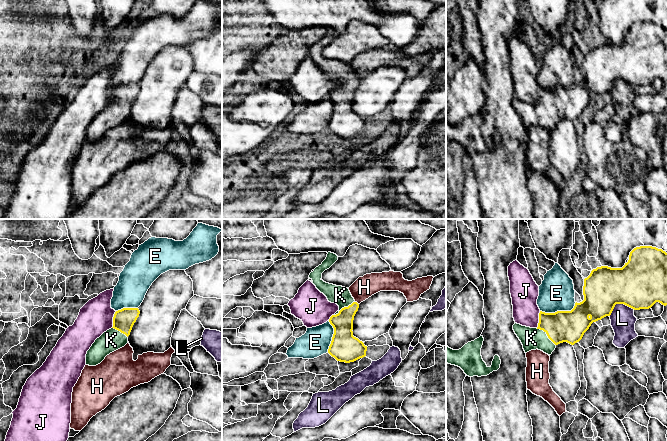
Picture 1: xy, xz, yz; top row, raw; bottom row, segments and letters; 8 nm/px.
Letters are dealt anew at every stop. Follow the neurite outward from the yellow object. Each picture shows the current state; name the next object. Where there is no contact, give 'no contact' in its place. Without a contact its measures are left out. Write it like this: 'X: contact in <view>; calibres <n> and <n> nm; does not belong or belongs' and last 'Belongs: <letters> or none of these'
E: contact in yz; calibres 260 and 280 nm; does not belong
H: contact in xz; calibres 160 and 180 nm; does not belong
J: contact in xy; calibres 170 and 280 nm; does not belong
K: contact in yz; calibres 260 and 180 nm; belongs
L: contact in yz; calibres 400 and 190 nm; does not belong
Belongs: K

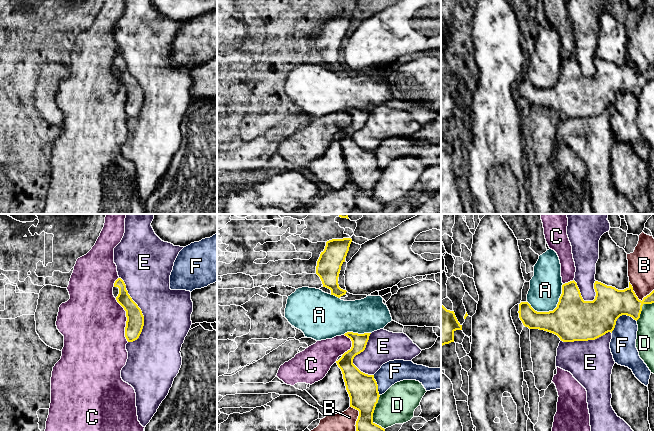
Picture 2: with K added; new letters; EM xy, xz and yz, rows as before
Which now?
A: contact in yz; calibres 340 and 260 nm; does not belong
B: contact in yz; calibres 260 and 200 nm; does not belong
C: contact in xy; calibres 140 and 480 nm; does not belong
D: contact in xz; calibres 240 and 280 nm; does not belong
E: contact in xy; calibres 140 and 380 nm; does not belong
F: contact in yz; calibres 300 and 200 nm; does not belong
Belongs: none of these

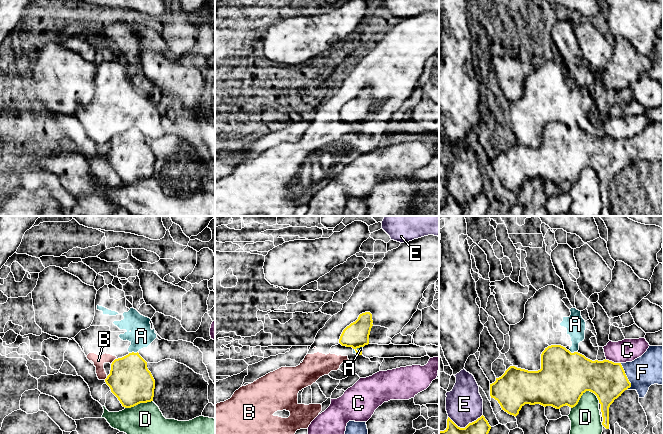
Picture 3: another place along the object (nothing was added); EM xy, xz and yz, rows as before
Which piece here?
A: contact in yz; calibres 400 and 160 nm; does not belong
B: contact in xy; calibres 340 and 90 nm; does not belong
C: contact in yz; calibres 300 and 190 nm; does not belong
D: contact in yz; calibres 400 and 240 nm; does not belong
E: contact in yz; calibres 130 and 300 nm; does not belong
F: contact in yz; calibres 300 and 280 nm; belongs
Belongs: F

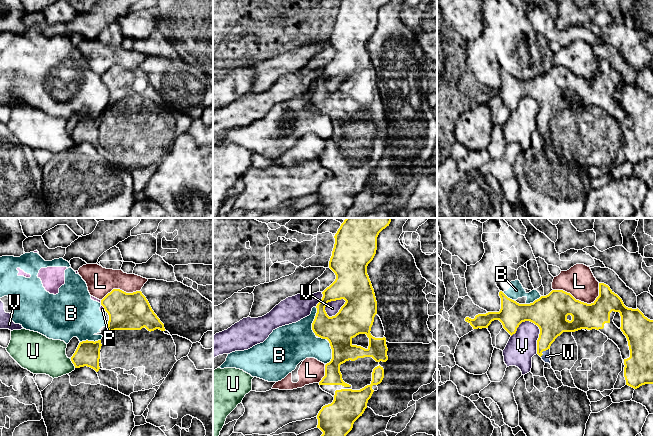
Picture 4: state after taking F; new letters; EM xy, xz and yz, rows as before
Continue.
B: contact in xz; calibres 240 and 320 nm; does not belong
L: contact in yz; calibres 260 and 240 nm; does not belong
P: contact in xy; calibres 300 and 40 nm; does not belong
U: contact in xy; calibres 190 and 300 nm; does not belong
V: contact in yz; calibres 280 and 240 nm; does not belong
W: contact in yz; calibres 240 and 70 nm; belongs
Belongs: W

